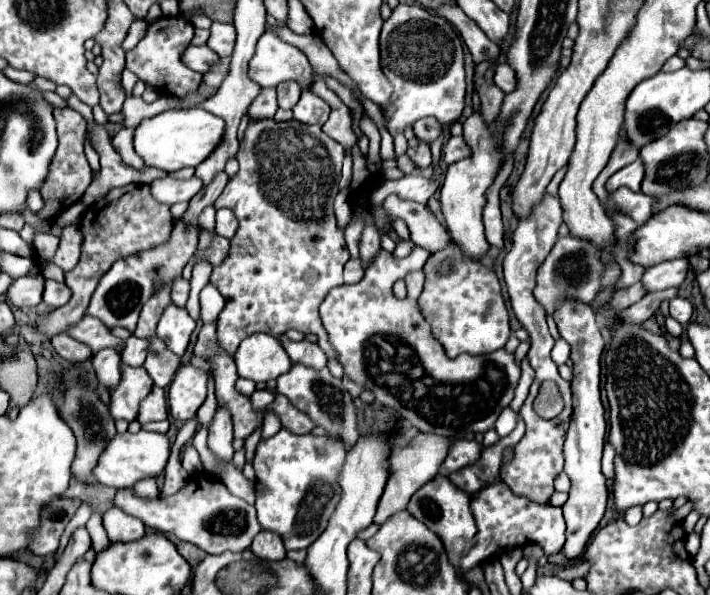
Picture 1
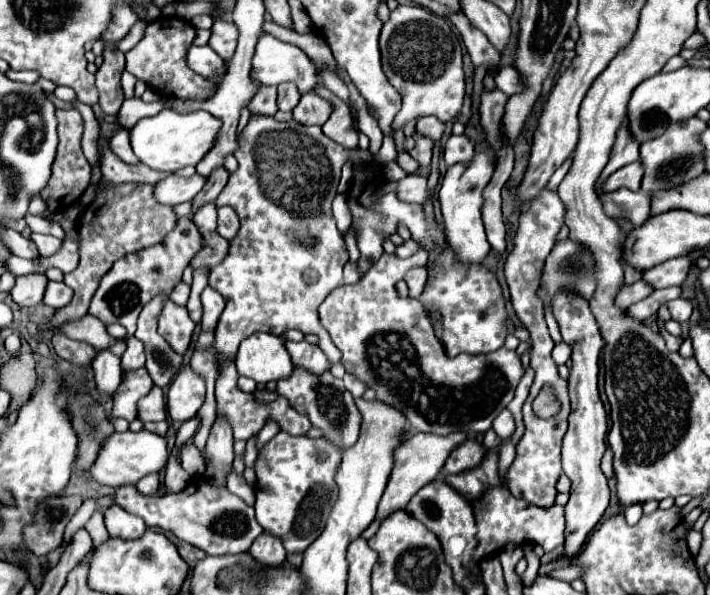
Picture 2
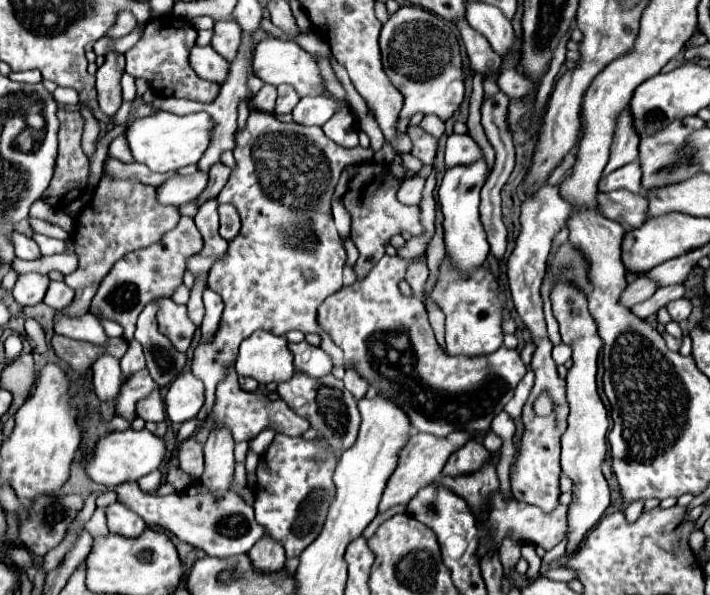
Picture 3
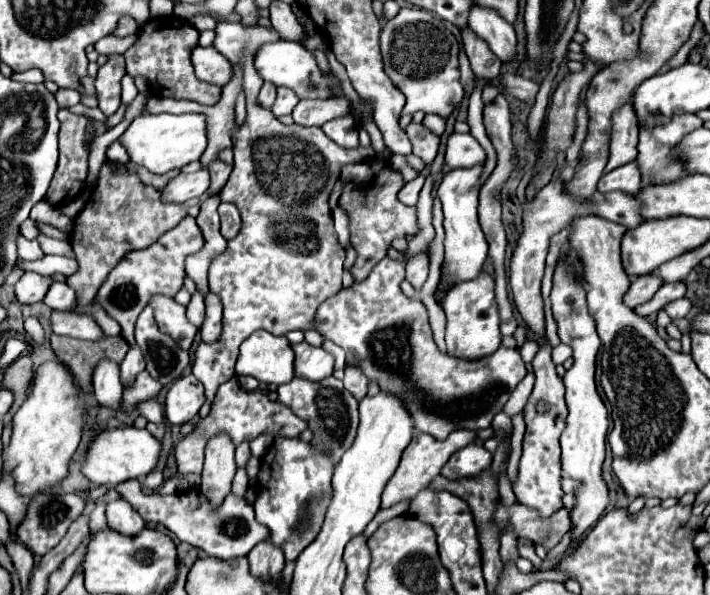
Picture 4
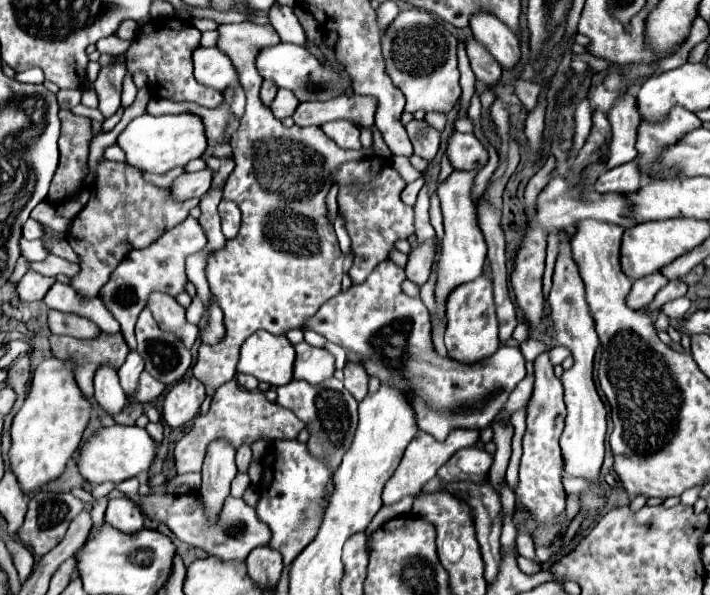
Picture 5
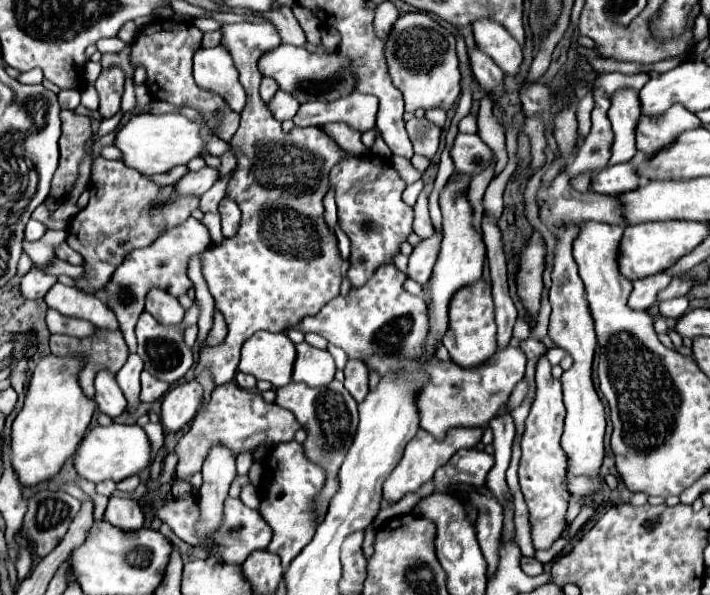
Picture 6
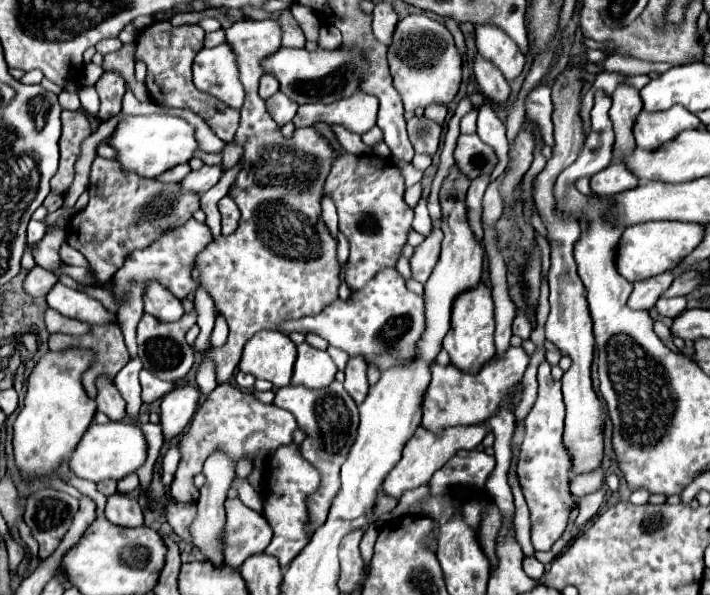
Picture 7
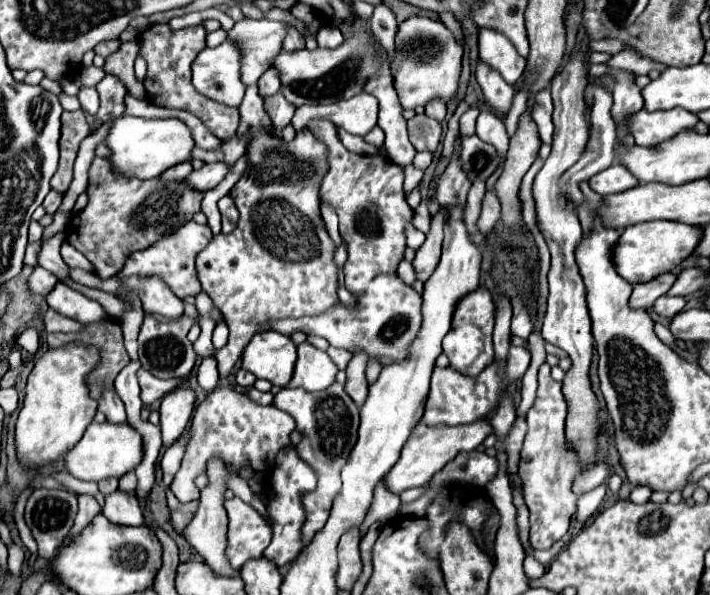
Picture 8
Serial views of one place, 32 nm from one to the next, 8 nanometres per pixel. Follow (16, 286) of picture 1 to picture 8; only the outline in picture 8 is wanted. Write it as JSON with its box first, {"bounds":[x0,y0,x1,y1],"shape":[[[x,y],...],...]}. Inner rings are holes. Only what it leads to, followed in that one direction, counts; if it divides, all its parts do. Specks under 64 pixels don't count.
{"bounds":[28,266,58,296],"shape":[[[40,266],[34,268],[34,272],[32,272],[30,280],[28,280],[30,290],[36,292],[36,294],[40,294],[40,296],[48,296],[54,290],[56,284],[58,284],[56,276],[52,276],[52,272],[48,272],[48,270],[40,268]]]}

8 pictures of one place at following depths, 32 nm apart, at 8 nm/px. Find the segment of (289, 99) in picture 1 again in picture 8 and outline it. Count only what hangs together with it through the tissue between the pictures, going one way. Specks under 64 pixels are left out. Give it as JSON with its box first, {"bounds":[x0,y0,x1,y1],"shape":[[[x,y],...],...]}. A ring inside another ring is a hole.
{"bounds":[264,92,296,132],"shape":[[[278,92],[270,98],[264,98],[264,110],[266,110],[266,114],[270,116],[270,120],[274,124],[274,130],[282,132],[290,124],[290,118],[292,118],[296,108],[292,108],[292,104],[284,102],[282,94]]]}

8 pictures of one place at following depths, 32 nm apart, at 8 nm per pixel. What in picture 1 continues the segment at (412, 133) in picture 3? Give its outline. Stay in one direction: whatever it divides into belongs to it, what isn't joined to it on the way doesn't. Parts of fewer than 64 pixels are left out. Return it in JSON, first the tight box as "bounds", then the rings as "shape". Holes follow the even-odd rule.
{"bounds":[408,140,432,168],"shape":[[[418,140],[418,146],[414,150],[408,150],[408,156],[416,162],[418,168],[428,168],[432,162],[432,154],[430,154],[430,142]]]}

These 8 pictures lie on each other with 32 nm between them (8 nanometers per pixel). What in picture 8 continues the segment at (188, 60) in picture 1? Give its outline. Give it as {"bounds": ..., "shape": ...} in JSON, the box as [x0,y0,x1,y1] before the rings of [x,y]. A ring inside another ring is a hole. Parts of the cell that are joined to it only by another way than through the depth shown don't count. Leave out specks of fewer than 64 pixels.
{"bounds":[192,40,244,106],"shape":[[[226,40],[216,48],[204,48],[192,62],[192,84],[200,94],[208,96],[210,100],[240,106],[244,96],[244,84],[240,80],[240,64],[242,64],[242,52],[234,40]]]}

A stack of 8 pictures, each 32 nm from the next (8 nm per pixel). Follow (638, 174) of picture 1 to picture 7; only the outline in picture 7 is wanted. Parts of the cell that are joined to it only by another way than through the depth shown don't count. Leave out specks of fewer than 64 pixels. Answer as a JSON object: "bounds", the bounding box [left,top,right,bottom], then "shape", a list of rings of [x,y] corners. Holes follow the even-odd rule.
{"bounds":[590,162,640,196],"shape":[[[616,162],[604,168],[602,172],[594,174],[590,178],[590,188],[598,196],[612,196],[630,188],[636,188],[638,182],[640,180],[636,180],[636,176],[632,176],[632,172],[628,172],[628,168],[622,162]]]}

